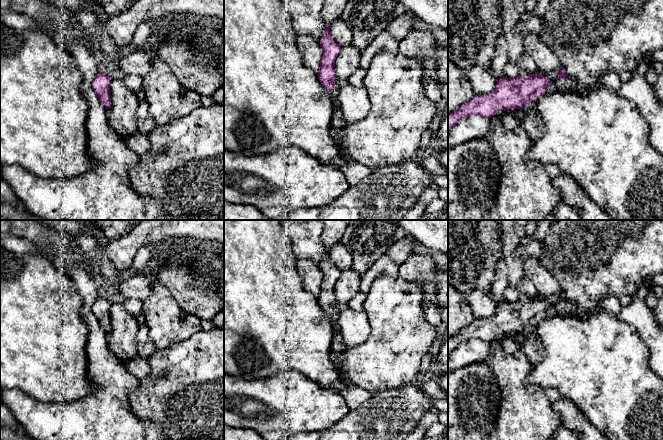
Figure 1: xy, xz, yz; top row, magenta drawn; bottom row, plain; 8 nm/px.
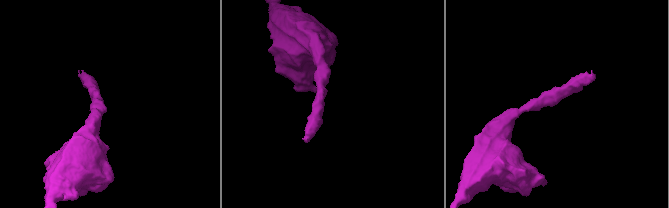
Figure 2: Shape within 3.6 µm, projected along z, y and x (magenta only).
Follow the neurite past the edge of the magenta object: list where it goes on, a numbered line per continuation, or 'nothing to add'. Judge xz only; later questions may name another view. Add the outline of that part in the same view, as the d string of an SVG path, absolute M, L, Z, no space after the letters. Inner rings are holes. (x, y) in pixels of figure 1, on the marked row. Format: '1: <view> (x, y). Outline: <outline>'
nothing to add

